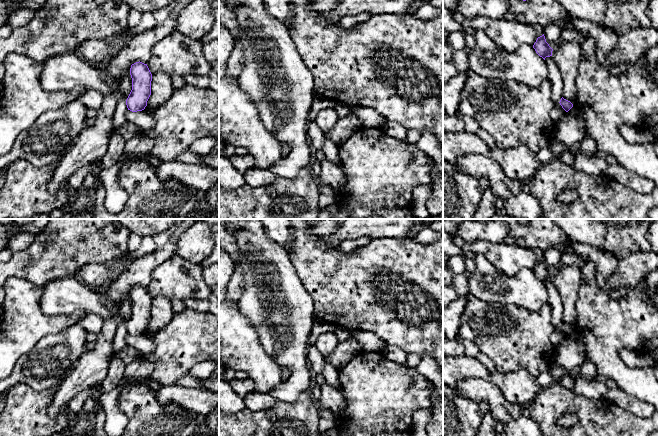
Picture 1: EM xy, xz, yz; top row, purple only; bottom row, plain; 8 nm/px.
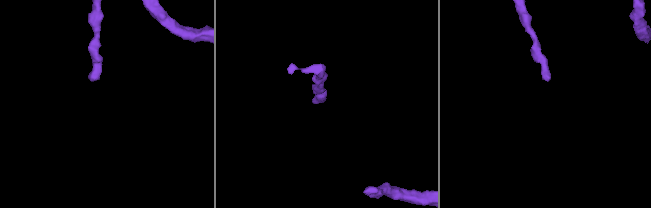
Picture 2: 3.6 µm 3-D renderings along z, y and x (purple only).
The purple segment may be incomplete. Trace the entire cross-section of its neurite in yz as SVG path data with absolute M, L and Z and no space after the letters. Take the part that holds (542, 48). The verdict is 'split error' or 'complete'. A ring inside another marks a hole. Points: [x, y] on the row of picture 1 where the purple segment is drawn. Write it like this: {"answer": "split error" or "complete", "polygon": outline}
{"answer": "complete", "polygon": "M544 34L537 38L536 42L533 45L536 53L542 57L544 60L546 57L552 56L553 49L546 42Z"}

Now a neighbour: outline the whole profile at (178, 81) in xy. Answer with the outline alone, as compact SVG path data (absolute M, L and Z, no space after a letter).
M172 75L171 79L172 79L173 89L179 89L182 88L184 85L186 85L186 81L183 76Z

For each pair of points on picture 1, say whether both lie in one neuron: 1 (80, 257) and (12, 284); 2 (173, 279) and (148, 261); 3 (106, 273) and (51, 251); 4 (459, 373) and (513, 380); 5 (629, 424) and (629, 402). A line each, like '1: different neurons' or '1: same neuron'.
1: different neurons
2: different neurons
3: different neurons
4: same neuron
5: different neurons

